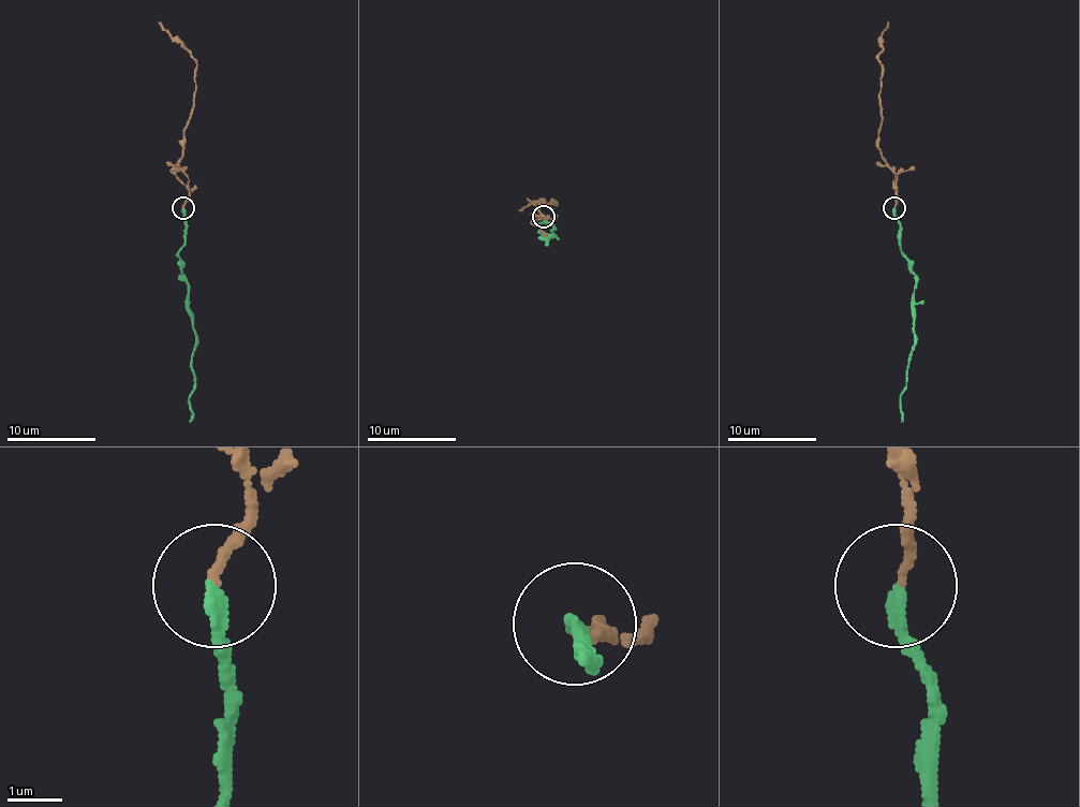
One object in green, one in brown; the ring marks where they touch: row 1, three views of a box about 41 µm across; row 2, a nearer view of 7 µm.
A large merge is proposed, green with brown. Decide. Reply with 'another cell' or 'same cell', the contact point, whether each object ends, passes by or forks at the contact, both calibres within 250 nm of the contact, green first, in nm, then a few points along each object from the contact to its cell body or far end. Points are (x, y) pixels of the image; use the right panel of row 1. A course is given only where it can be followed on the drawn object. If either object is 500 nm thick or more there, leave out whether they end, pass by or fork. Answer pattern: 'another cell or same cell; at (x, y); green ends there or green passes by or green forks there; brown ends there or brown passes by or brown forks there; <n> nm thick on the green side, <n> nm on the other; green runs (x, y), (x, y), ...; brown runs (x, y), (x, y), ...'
another cell; at (893, 207); green ends there; brown ends there; 240 nm thick on the green side, 150 nm on the other; green runs (894, 208), (899, 246), (915, 276), (915, 349), (901, 396), (903, 421); brown runs (894, 208), (894, 175), (878, 148), (881, 31), (888, 23)

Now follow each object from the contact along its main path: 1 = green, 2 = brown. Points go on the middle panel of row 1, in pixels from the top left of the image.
1: (543, 217), (545, 221), (538, 225), (545, 237), (557, 237), (551, 230), (555, 228), (549, 225)
2: (543, 217), (549, 217), (538, 210), (545, 201), (557, 203), (528, 203), (518, 210)

